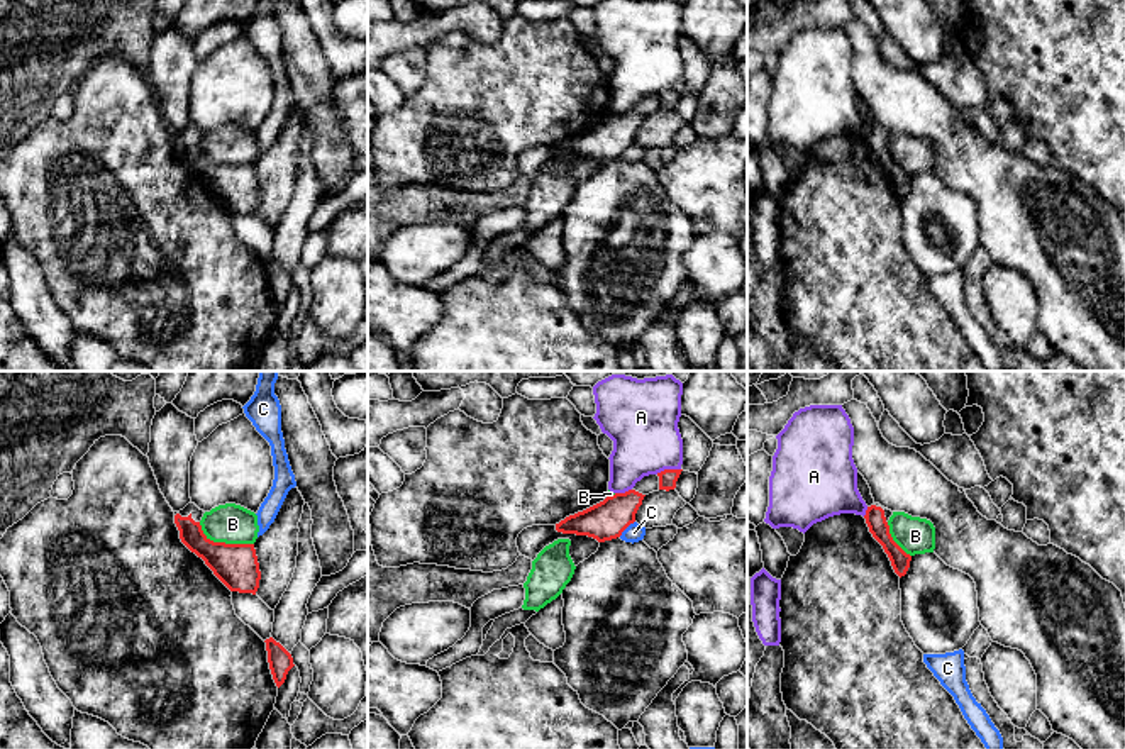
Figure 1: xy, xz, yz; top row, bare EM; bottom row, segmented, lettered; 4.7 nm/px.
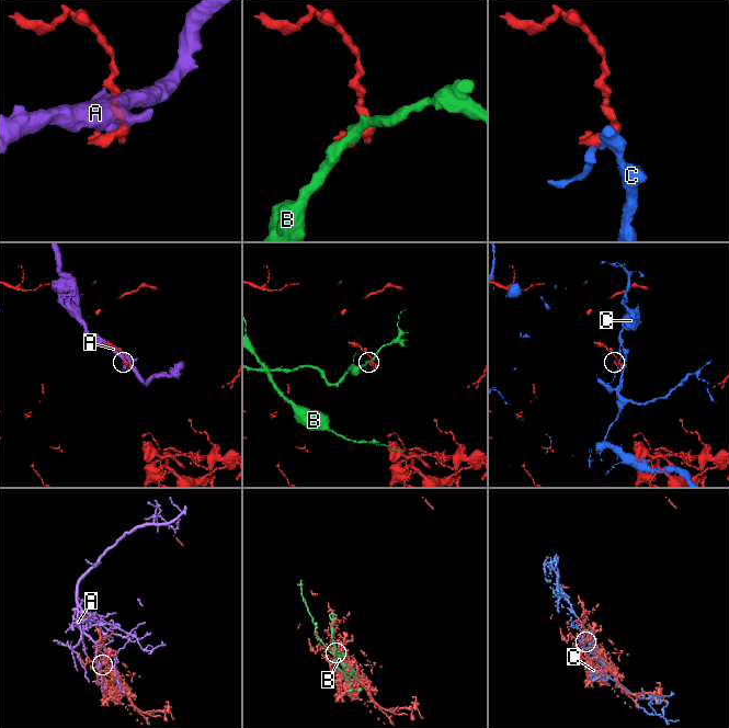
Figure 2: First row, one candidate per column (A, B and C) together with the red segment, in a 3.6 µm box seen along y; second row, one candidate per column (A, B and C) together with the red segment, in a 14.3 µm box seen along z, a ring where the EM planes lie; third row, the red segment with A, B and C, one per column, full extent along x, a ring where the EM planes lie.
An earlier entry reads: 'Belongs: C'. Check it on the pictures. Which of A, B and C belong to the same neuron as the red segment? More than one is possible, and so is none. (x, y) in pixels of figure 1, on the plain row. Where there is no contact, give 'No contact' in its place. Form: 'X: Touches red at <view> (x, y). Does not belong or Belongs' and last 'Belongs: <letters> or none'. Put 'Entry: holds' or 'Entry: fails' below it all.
A: Touches red at xz (668, 90). Does not belong
B: Touches red at xy (224, 163). Does not belong
C: Touches red at xz (626, 148). Does not belong
Belongs: none
Entry: fails

